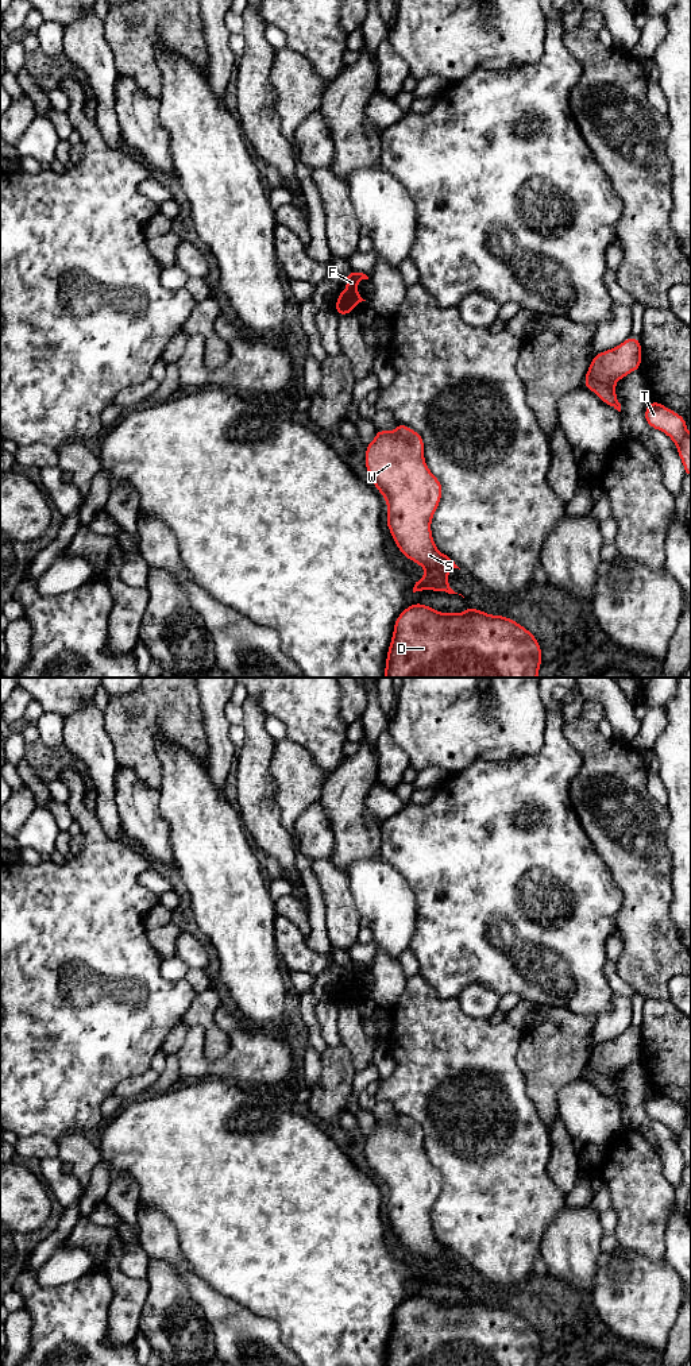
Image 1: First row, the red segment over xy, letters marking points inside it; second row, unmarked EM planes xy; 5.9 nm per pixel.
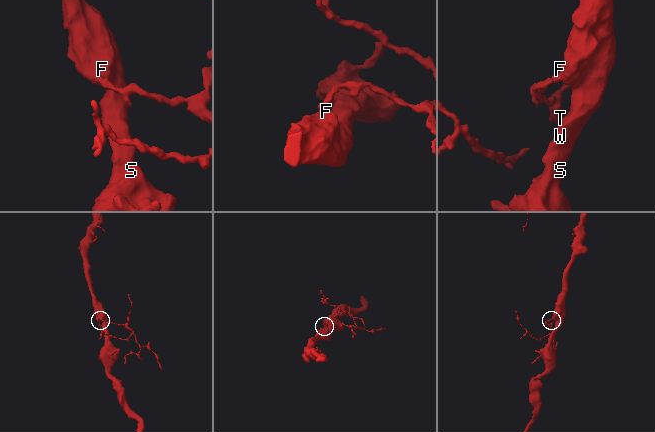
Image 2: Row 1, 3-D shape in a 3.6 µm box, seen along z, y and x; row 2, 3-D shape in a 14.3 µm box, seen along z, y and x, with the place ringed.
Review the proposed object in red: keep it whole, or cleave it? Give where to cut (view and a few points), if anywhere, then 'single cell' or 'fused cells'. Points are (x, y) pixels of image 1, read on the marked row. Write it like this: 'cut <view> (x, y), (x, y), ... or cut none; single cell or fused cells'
cut xy (335, 308), (346, 308), (350, 312); fused cells

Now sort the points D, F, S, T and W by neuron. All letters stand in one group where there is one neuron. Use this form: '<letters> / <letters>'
D F S W / T

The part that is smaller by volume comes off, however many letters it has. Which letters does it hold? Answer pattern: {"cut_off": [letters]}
{"cut_off": ["T"]}

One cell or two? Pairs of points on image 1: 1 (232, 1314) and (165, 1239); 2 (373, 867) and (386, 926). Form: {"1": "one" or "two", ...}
{"1": "one", "2": "one"}

